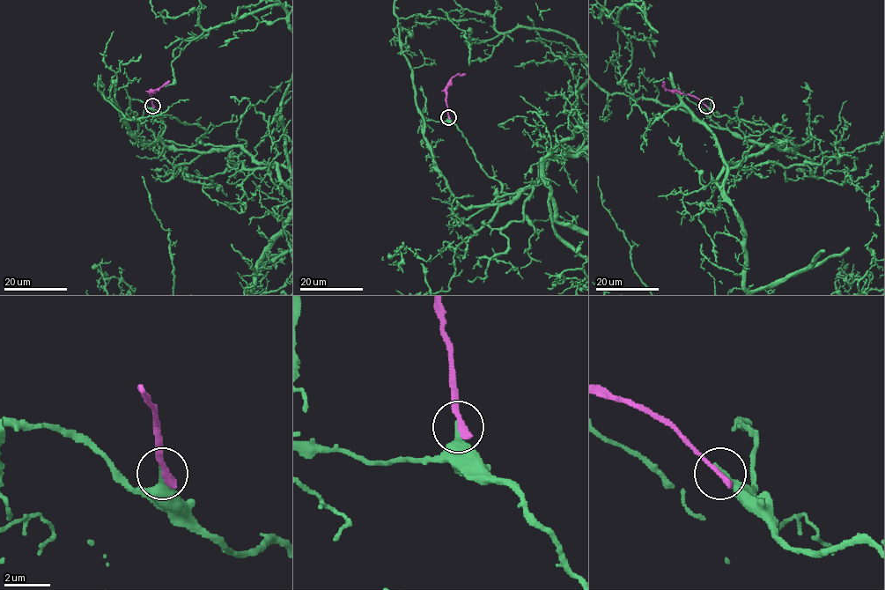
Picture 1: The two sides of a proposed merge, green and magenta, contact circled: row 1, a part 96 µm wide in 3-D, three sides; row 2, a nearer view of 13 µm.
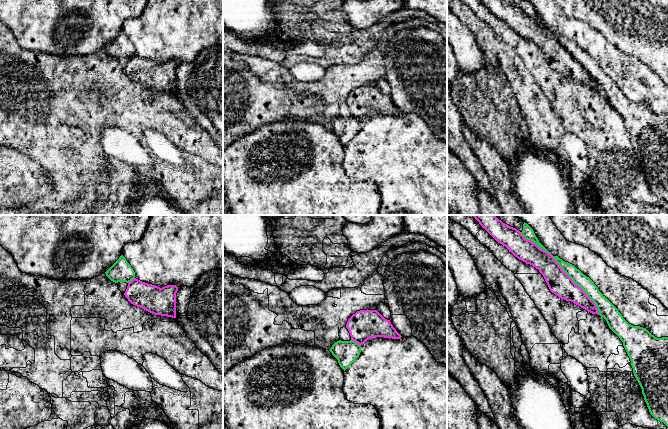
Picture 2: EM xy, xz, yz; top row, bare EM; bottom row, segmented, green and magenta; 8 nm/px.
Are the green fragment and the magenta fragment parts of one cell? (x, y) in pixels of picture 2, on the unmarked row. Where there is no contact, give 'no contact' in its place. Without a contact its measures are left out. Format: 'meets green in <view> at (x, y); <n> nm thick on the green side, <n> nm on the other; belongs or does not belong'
meets green in yz at (562, 45); 110 nm thick on the green side, 190 nm on the other; does not belong

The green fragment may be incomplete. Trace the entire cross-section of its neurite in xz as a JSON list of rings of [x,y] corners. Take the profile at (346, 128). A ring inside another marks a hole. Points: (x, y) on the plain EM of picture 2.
[[[353,116],[337,117],[329,126],[345,147],[360,131],[361,122]]]

